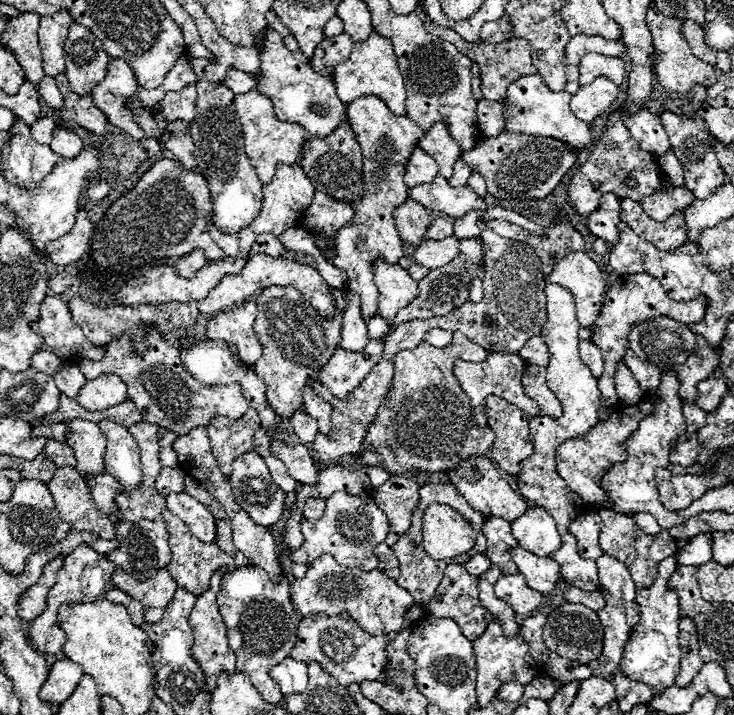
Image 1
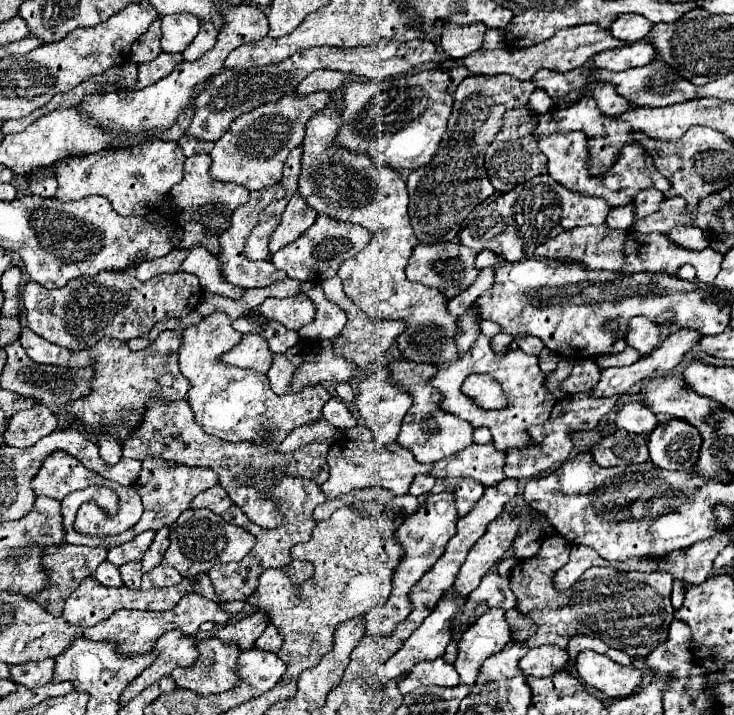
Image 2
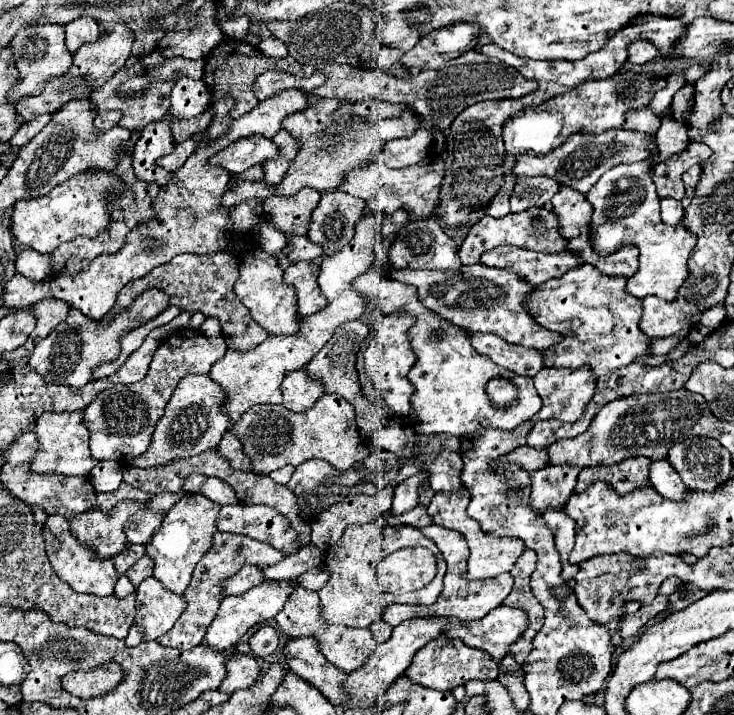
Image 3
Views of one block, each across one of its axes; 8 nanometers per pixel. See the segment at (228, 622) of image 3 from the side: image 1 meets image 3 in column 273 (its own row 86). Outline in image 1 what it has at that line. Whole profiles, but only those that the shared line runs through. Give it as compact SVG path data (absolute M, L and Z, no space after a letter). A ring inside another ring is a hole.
M596 78L588 86L580 86L580 90L572 96L570 110L576 118L584 122L592 122L600 114L604 114L618 98L618 86L610 78Z

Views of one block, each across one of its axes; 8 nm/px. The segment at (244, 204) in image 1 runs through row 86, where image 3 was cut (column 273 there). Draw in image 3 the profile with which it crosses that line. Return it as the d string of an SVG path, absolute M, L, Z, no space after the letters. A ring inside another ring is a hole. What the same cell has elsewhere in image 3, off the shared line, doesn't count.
M302 188L296 196L272 196L262 204L264 218L286 236L306 236L318 200L320 192L312 188Z

